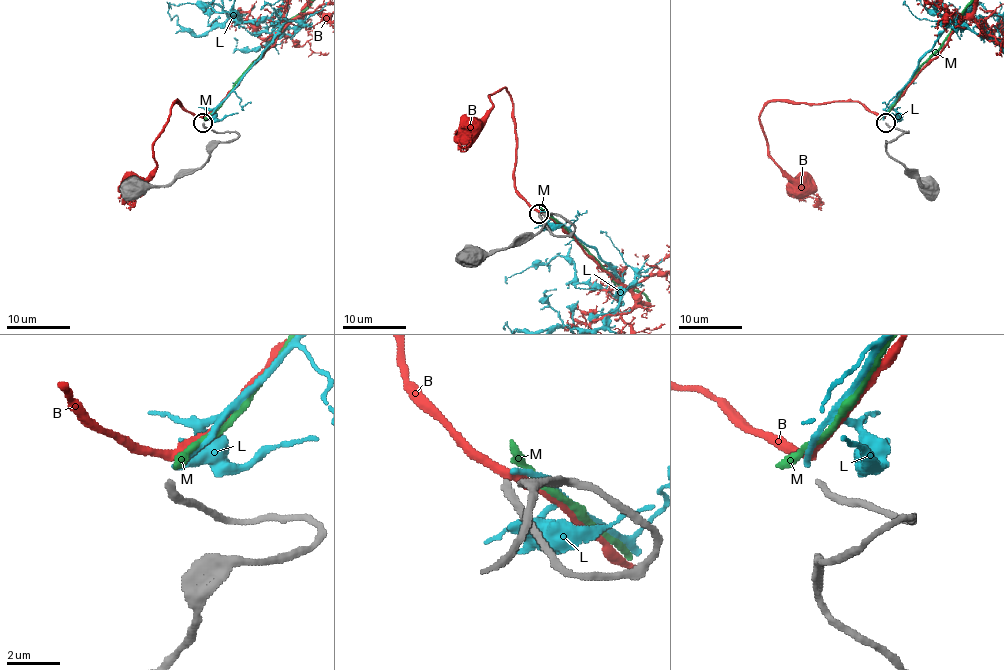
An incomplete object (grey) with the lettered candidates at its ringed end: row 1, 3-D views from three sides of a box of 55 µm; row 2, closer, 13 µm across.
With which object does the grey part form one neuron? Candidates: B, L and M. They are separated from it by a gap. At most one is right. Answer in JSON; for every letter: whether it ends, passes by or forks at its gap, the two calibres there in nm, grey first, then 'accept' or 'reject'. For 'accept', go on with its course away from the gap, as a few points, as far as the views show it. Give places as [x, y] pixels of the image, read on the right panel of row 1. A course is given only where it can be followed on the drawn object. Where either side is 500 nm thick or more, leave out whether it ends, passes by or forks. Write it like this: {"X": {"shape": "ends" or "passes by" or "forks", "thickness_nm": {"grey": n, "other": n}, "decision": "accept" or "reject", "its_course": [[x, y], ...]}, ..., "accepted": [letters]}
{"B": {"shape": "passes by", "thickness_nm": {"grey": 240, "other": 340}, "decision": "reject"}, "L": {"shape": "ends", "thickness_nm": {"grey": 240, "other": 200}, "decision": "reject"}, "M": {"shape": "ends", "thickness_nm": {"grey": 240, "other": 380}, "decision": "reject"}, "accepted": []}

